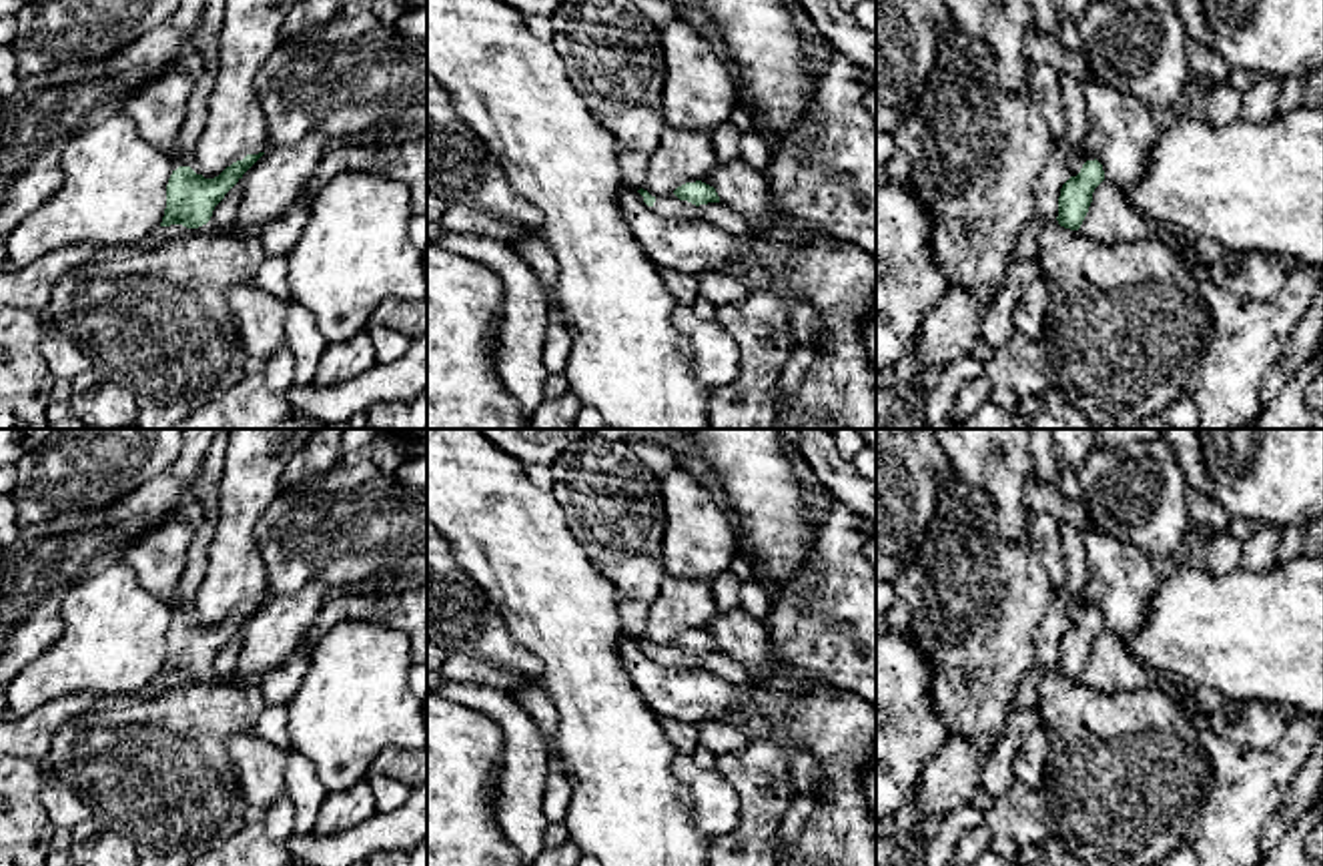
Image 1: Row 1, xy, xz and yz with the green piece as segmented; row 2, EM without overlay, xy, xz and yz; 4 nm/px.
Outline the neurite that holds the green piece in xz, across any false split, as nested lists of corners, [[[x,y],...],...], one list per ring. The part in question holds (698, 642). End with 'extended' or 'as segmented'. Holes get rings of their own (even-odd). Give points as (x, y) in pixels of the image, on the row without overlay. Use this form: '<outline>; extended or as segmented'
[[[704,629],[686,631],[678,635],[672,643],[653,643],[645,633],[625,635],[639,641],[641,650],[651,656],[657,664],[668,668],[700,668],[700,654],[720,652],[720,645],[714,635]]]; extended

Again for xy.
[[[247,603],[214,627],[204,627],[196,611],[182,613],[174,609],[160,676],[182,674],[186,678],[198,678],[206,674],[214,656],[263,603]]]; extended

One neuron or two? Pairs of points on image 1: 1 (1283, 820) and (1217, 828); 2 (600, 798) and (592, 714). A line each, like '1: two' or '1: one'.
1: two
2: one

